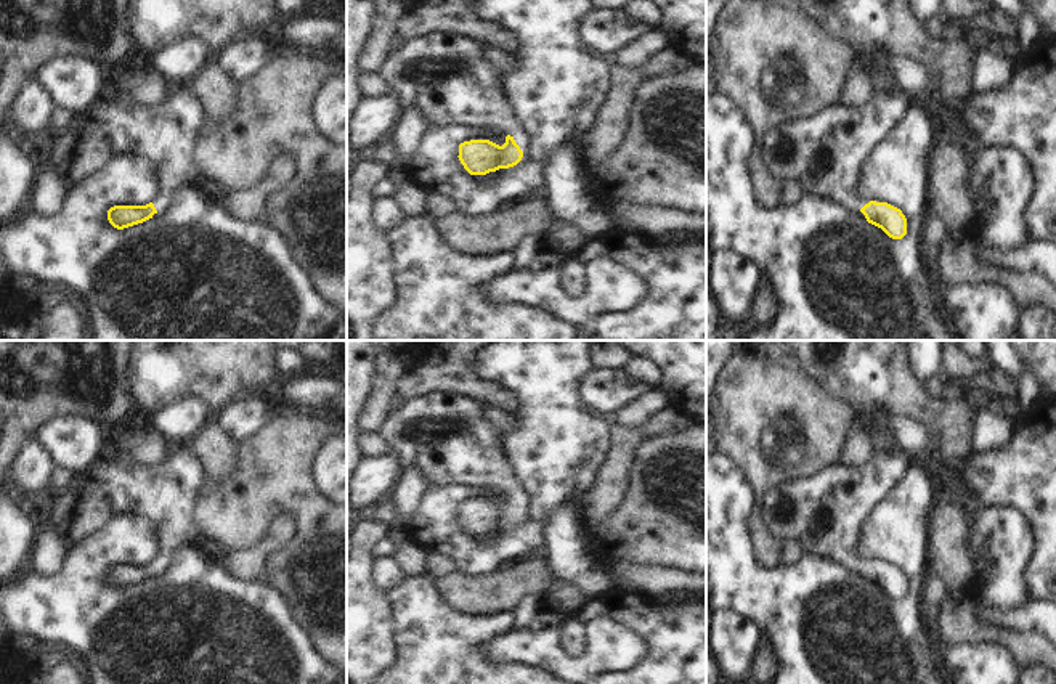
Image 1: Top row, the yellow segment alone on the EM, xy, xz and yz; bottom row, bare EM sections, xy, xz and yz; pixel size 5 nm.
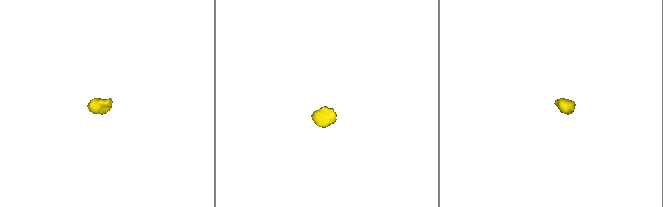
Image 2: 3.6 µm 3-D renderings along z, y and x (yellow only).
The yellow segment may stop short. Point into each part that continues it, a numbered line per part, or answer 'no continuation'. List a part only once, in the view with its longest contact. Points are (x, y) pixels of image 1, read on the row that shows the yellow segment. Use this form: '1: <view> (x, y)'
1: xz (446, 77)

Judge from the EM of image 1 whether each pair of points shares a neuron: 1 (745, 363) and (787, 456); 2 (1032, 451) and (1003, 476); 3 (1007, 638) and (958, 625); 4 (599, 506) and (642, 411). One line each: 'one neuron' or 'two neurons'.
1: one neuron
2: one neuron
3: one neuron
4: two neurons

